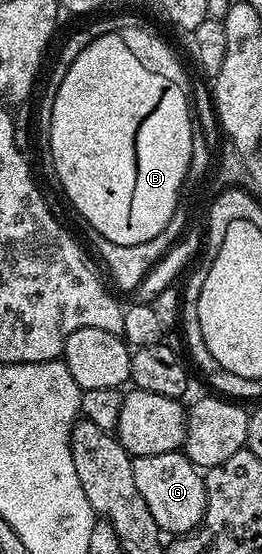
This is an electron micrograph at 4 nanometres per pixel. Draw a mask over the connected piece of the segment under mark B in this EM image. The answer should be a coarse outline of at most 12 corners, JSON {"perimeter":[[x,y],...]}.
{"perimeter":[[94,35],[49,112],[49,156],[89,228],[155,238],[195,116]]}

